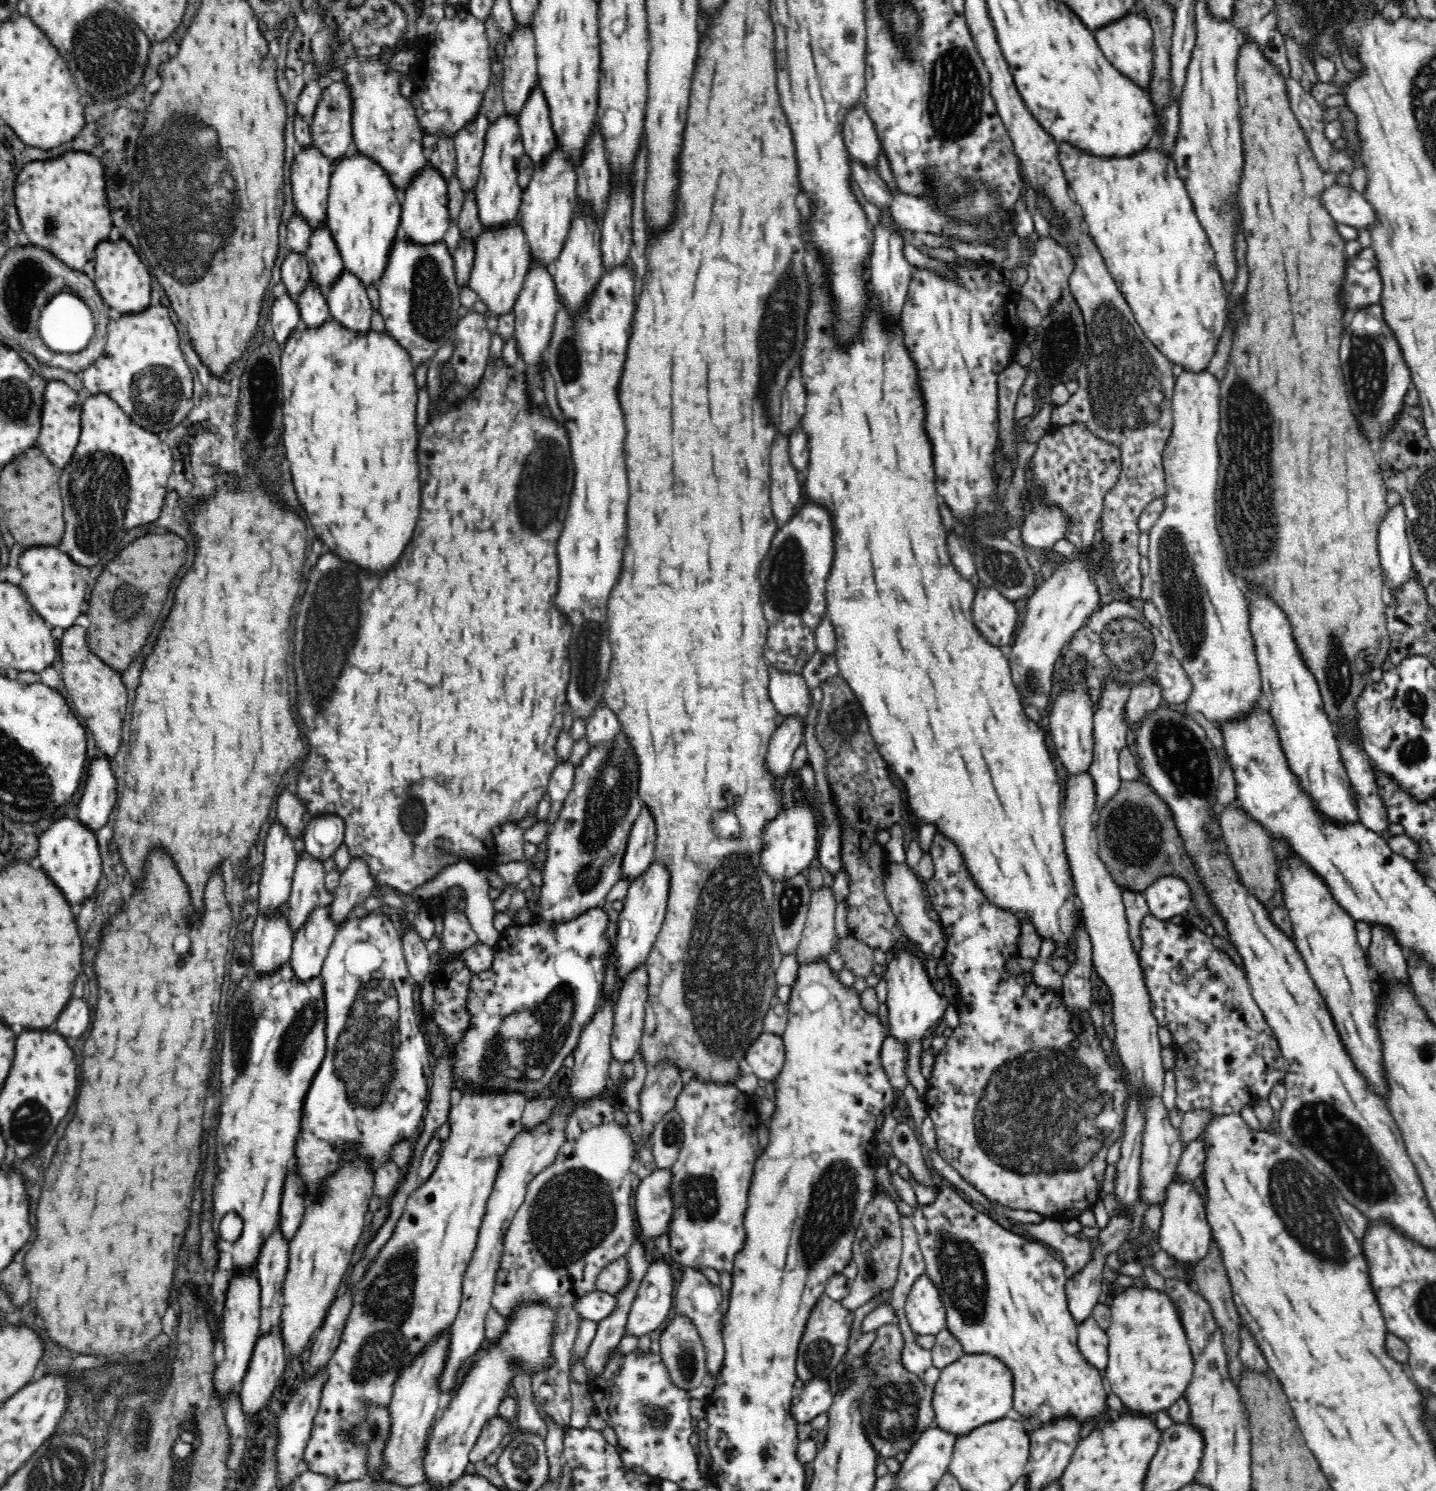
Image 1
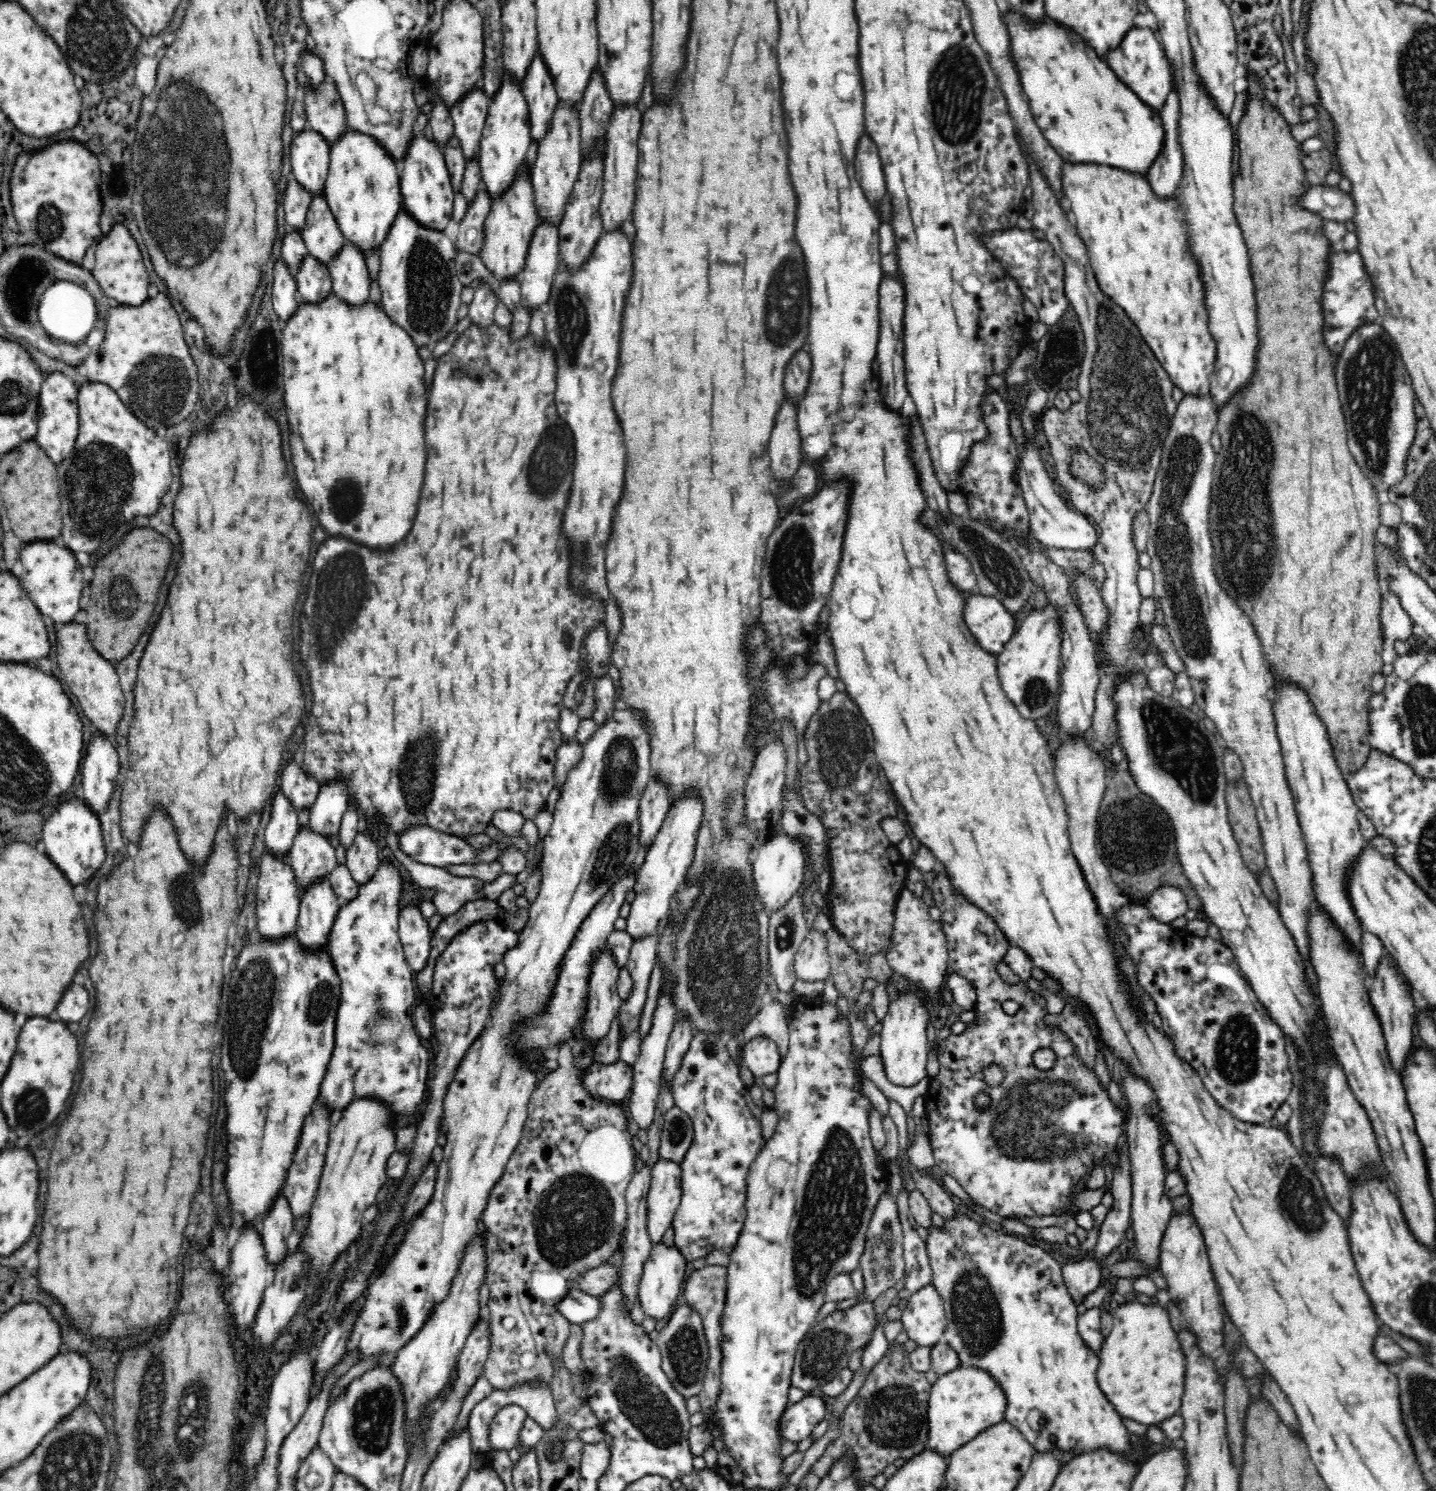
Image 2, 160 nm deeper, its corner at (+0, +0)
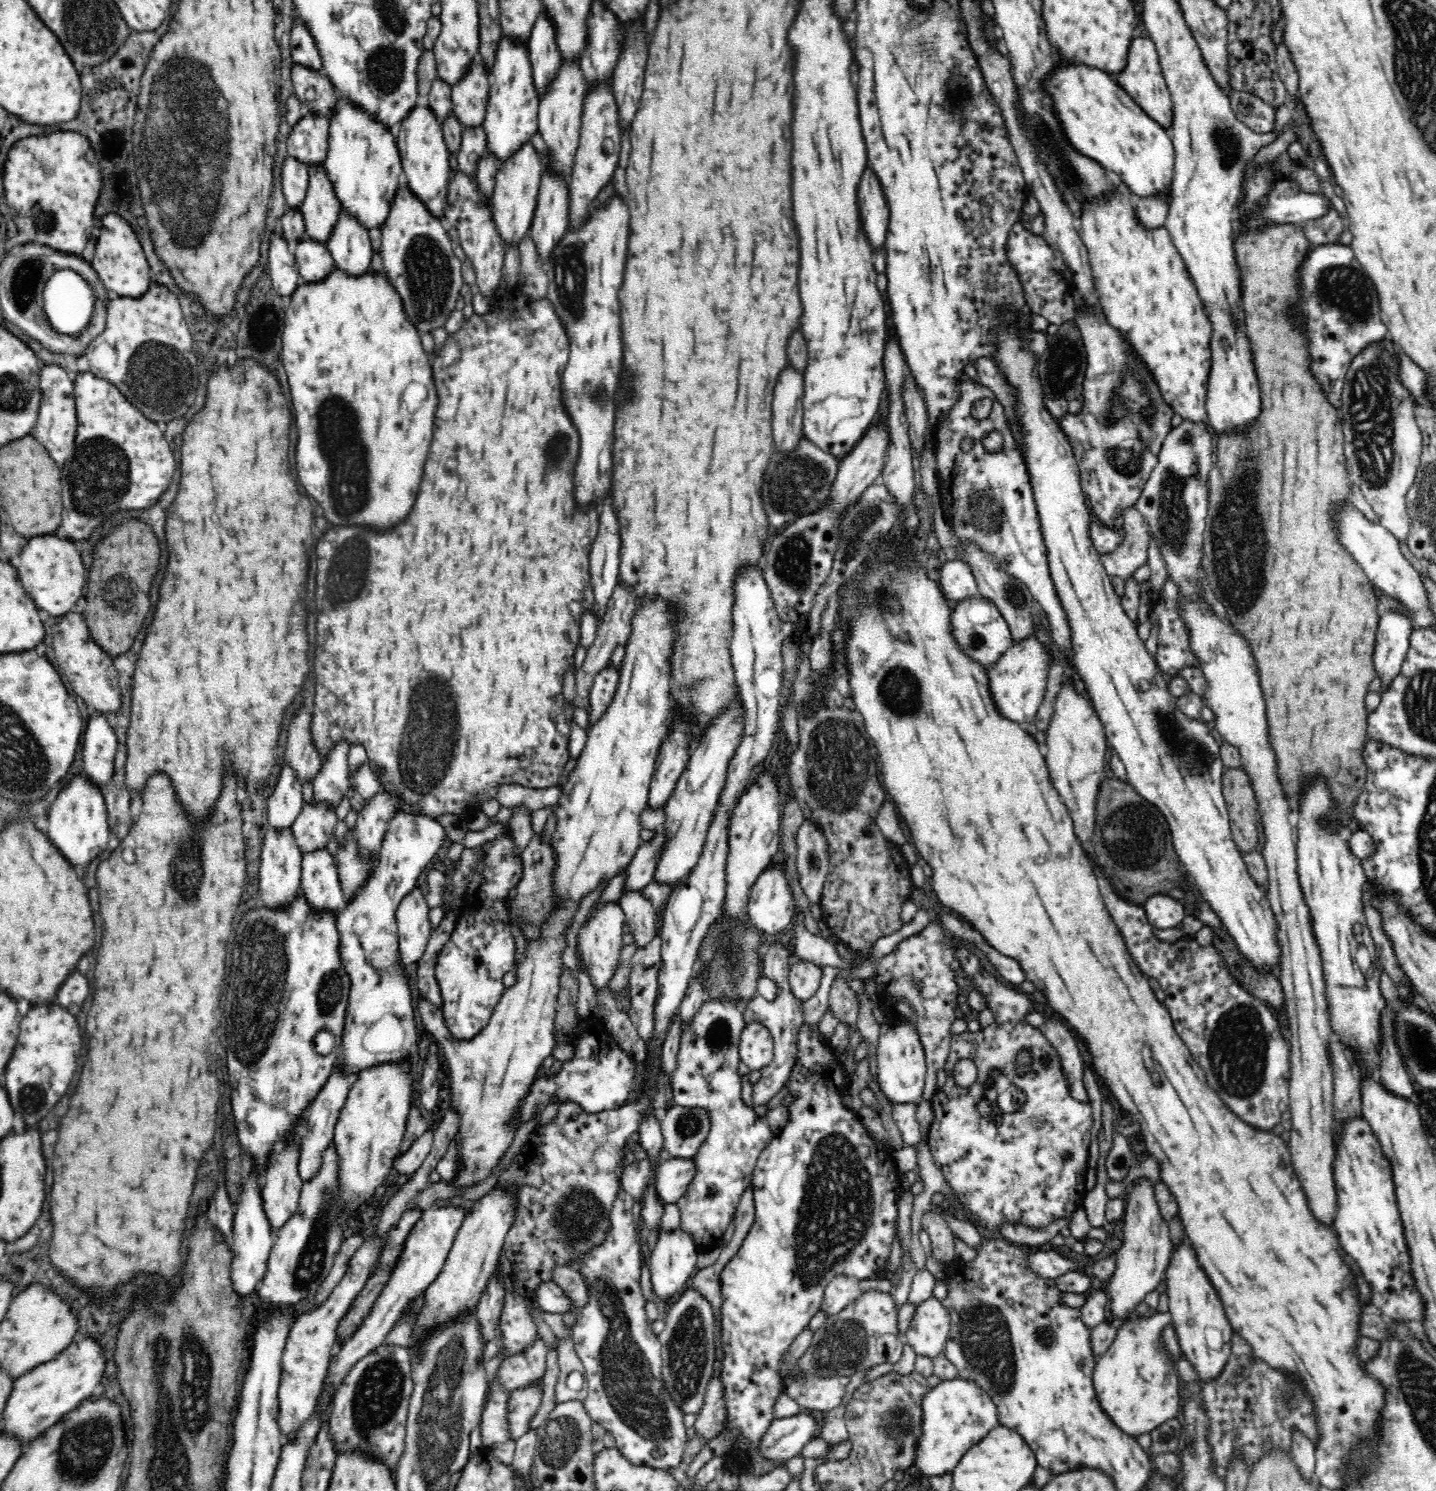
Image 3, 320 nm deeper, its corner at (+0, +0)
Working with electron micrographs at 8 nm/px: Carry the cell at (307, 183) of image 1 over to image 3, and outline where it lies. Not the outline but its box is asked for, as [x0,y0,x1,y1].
[287,110,329,164]

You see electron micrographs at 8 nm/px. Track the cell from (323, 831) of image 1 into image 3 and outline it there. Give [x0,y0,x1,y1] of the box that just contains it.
[313,738,349,804]

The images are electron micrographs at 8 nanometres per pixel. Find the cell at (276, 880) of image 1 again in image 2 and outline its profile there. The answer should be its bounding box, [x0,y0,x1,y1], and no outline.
[265,790,298,854]

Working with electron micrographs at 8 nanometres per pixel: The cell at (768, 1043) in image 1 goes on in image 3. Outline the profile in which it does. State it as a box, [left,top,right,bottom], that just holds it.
[738,1020,774,1071]

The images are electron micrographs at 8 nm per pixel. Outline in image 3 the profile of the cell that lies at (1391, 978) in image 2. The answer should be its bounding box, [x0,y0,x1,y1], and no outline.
[1379,1003,1418,1099]

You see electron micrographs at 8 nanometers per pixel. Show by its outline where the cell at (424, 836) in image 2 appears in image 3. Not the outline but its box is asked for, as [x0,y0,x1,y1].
[336,810,446,1077]

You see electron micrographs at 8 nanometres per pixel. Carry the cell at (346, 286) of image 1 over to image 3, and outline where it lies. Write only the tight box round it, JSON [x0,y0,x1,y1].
[325,206,375,276]

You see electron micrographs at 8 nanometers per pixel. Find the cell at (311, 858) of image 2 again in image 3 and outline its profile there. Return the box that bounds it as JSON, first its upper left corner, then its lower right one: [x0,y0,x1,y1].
[291,798,338,853]

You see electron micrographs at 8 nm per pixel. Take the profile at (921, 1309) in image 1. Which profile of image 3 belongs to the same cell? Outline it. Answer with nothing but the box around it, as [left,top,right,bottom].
[904,1297,950,1358]

